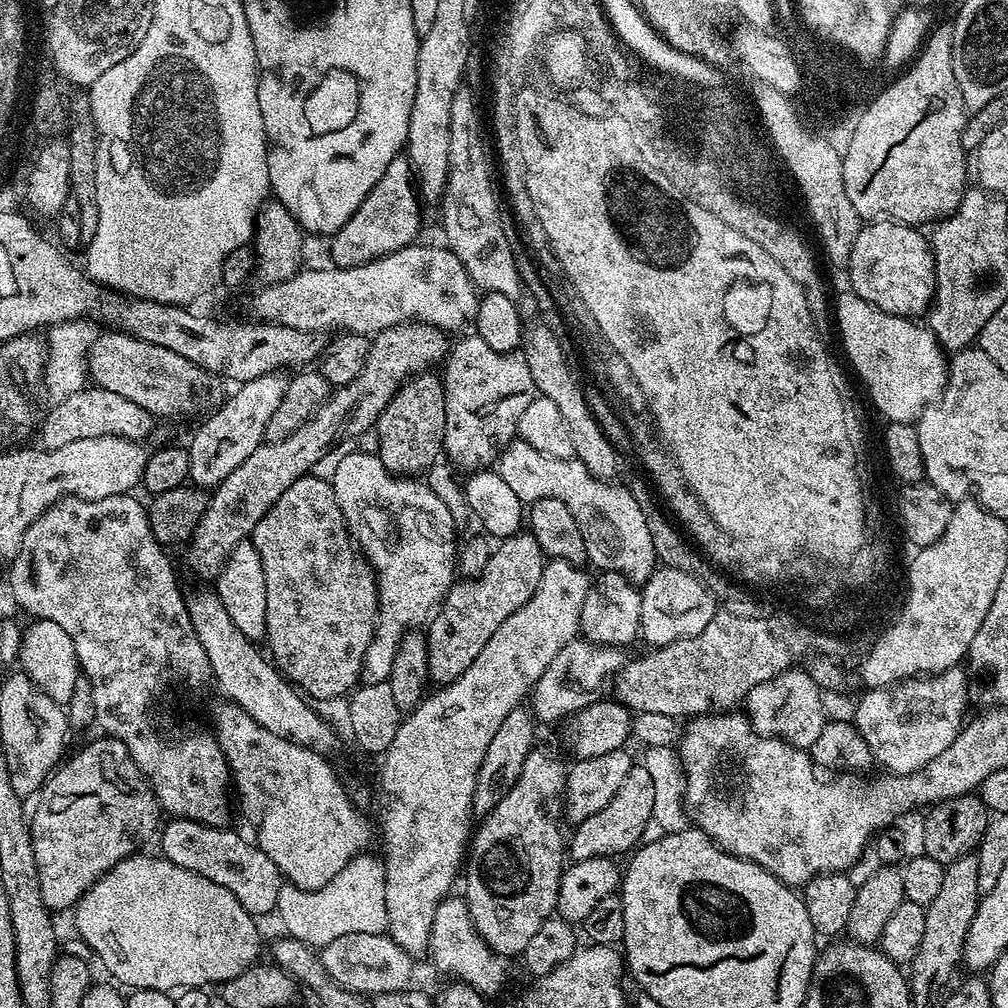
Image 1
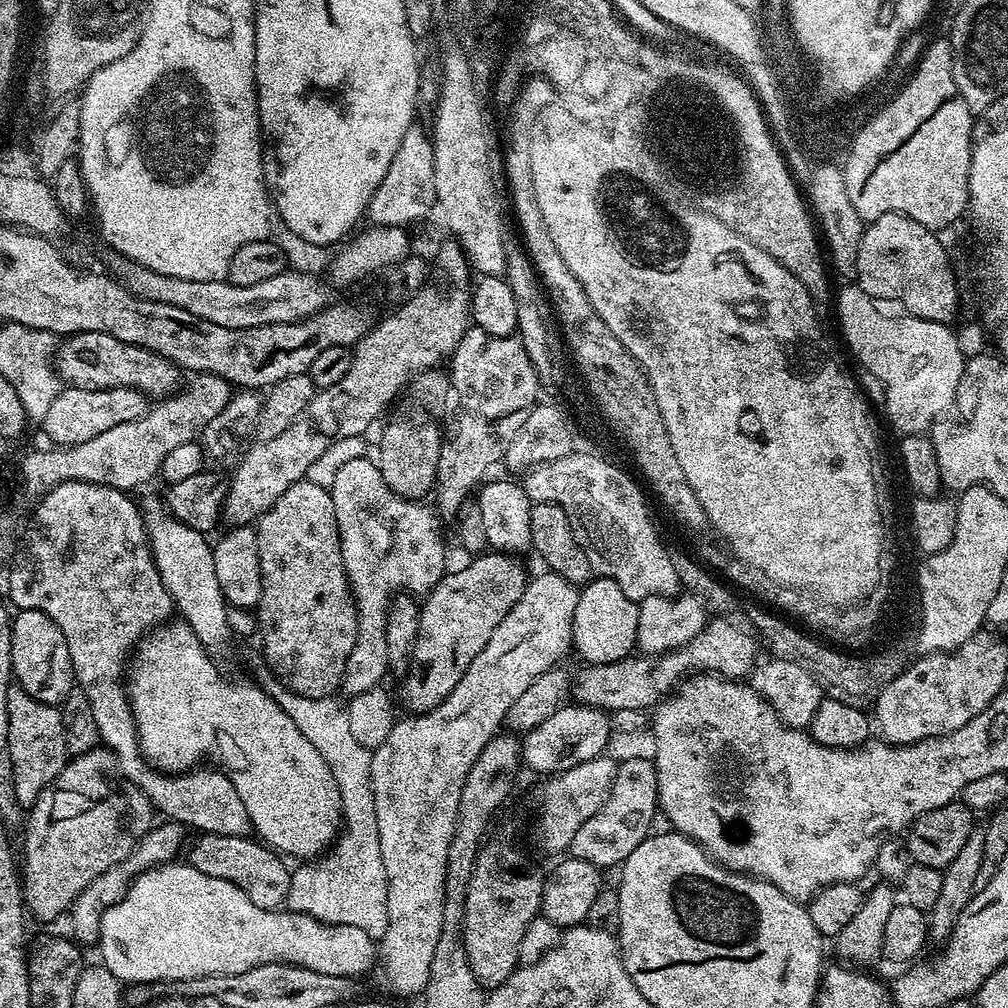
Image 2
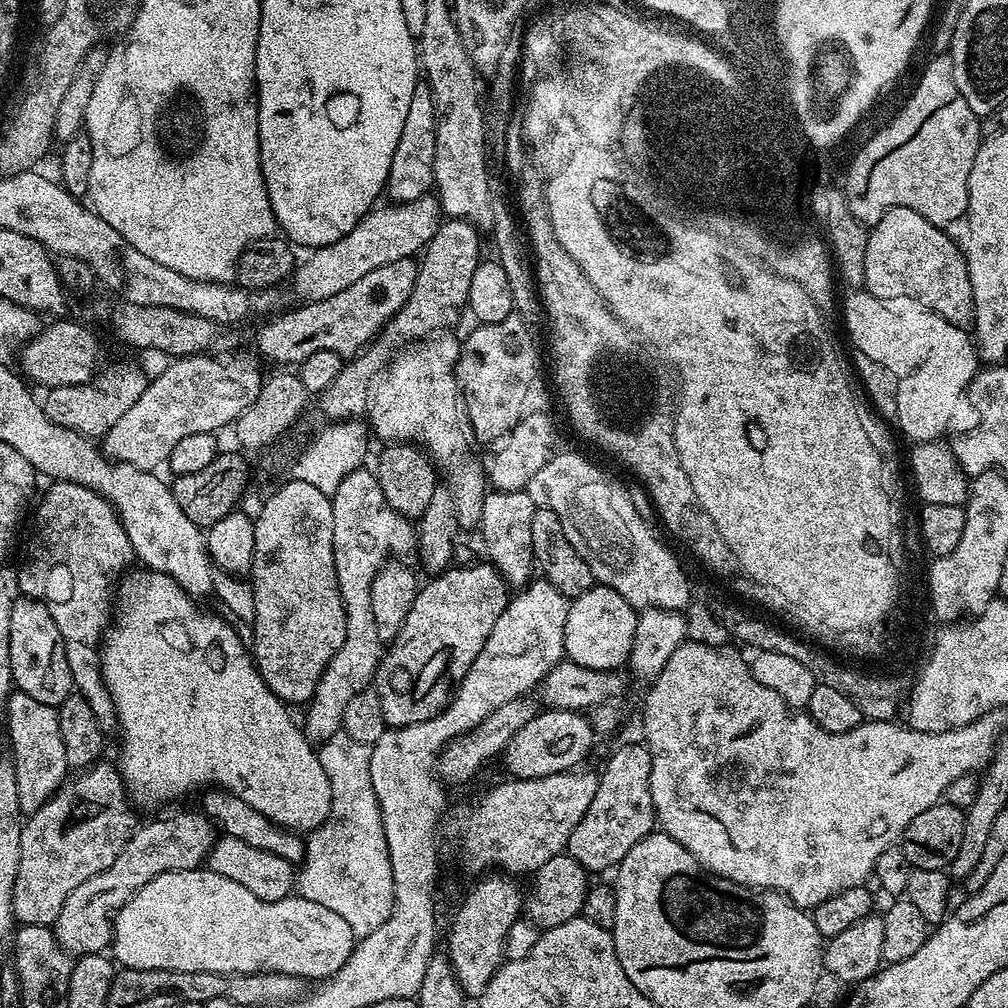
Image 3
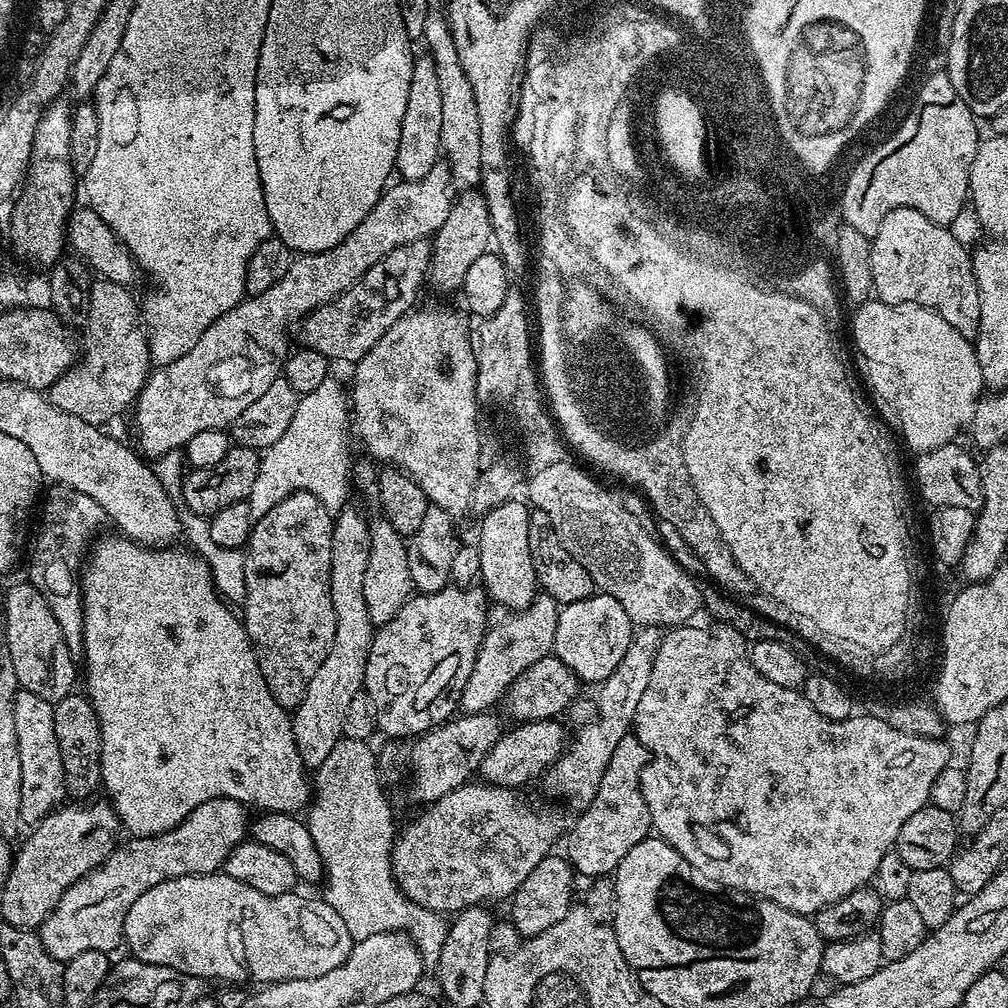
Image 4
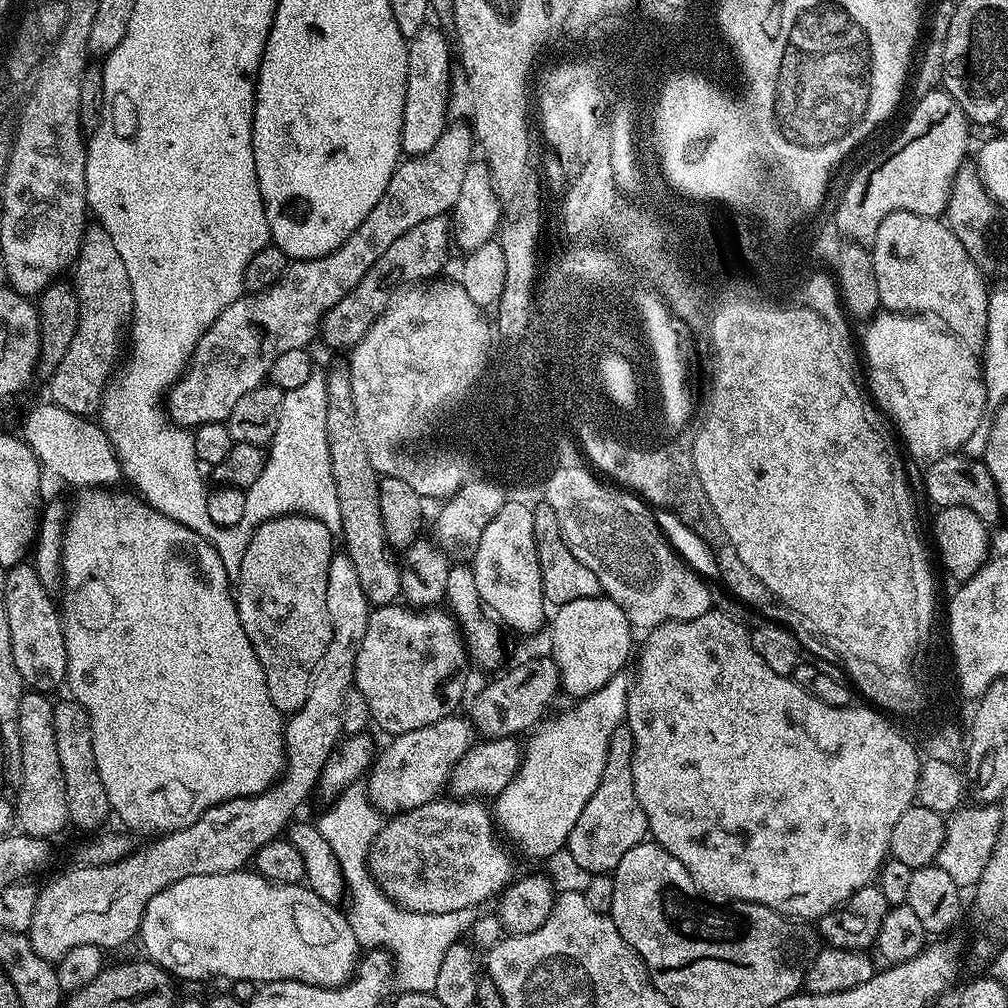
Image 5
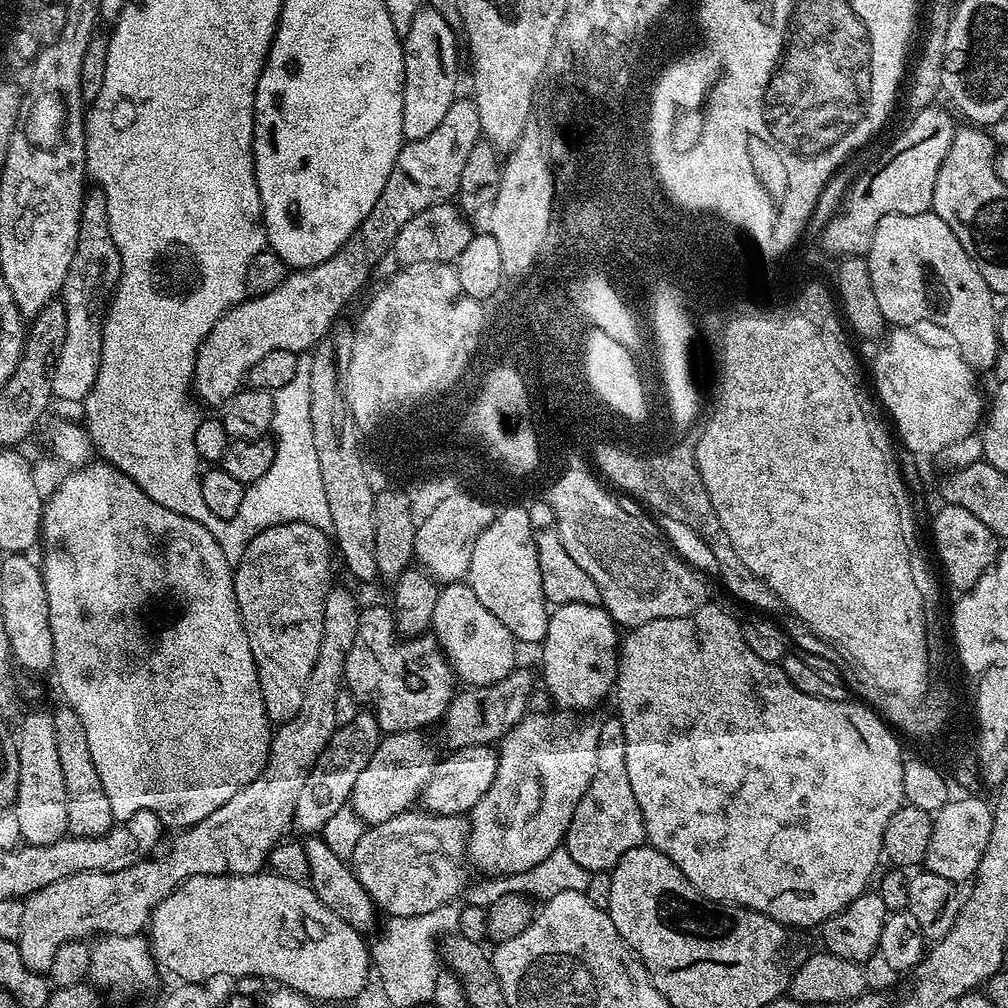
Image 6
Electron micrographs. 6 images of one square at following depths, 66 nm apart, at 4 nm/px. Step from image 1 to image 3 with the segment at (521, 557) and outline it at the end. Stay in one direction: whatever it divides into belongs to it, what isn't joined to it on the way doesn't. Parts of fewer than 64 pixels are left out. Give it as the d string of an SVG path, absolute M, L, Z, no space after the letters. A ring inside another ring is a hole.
M483 563L449 566L417 591L402 630L387 645L376 671L374 691L382 702L382 718L388 728L414 726L414 722L437 716L486 646L498 614L508 605L510 585L491 563Z

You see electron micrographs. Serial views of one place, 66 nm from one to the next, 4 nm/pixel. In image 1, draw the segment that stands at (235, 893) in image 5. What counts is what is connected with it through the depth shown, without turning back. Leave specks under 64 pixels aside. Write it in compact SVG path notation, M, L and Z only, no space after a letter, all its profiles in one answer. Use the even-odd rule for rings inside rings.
M133 854L118 862L102 879L93 882L74 909L77 934L96 951L117 985L128 990L149 988L166 993L182 988L219 986L257 963L259 956L256 955L260 952L257 921L226 886L218 886L218 882L210 882L202 874L182 870L182 866L174 866L174 862L159 855L144 855ZM383 932L378 934L346 934L342 938L334 938L334 942L330 942L325 948L319 949L319 954L322 966L326 966L330 978L337 980L344 988L369 998L376 992L402 991L413 983L411 982L413 956L406 950L402 950L402 946L398 946L398 942L394 942L391 936Z

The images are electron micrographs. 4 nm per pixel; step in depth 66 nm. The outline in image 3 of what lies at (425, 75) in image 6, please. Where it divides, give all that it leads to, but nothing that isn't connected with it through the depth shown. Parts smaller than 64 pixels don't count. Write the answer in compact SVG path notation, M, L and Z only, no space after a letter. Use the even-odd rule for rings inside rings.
M417 83L414 98L406 113L406 122L402 126L402 135L398 138L398 147L394 149L394 158L390 162L390 174L386 185L389 201L405 204L419 196L431 193L434 188L434 150L436 149L436 111L432 90L427 83Z

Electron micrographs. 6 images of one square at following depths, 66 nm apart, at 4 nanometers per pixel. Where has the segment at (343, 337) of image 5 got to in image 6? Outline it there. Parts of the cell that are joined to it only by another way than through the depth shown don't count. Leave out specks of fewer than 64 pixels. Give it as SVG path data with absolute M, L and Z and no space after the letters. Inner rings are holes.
M452 202L435 204L422 210L414 218L410 218L410 222L406 222L406 226L402 226L402 230L398 230L398 238L394 238L390 250L378 262L375 275L387 278L393 276L401 268L408 268L412 264L422 262L447 264L456 261L474 235L474 230L471 230L466 219L468 218L465 213Z

